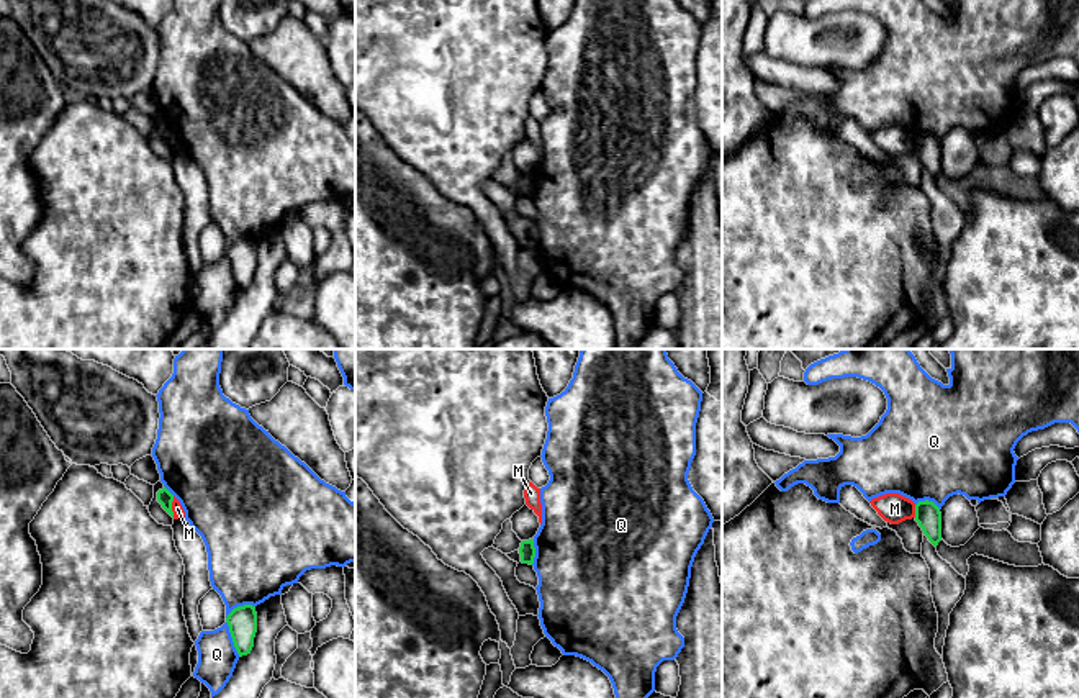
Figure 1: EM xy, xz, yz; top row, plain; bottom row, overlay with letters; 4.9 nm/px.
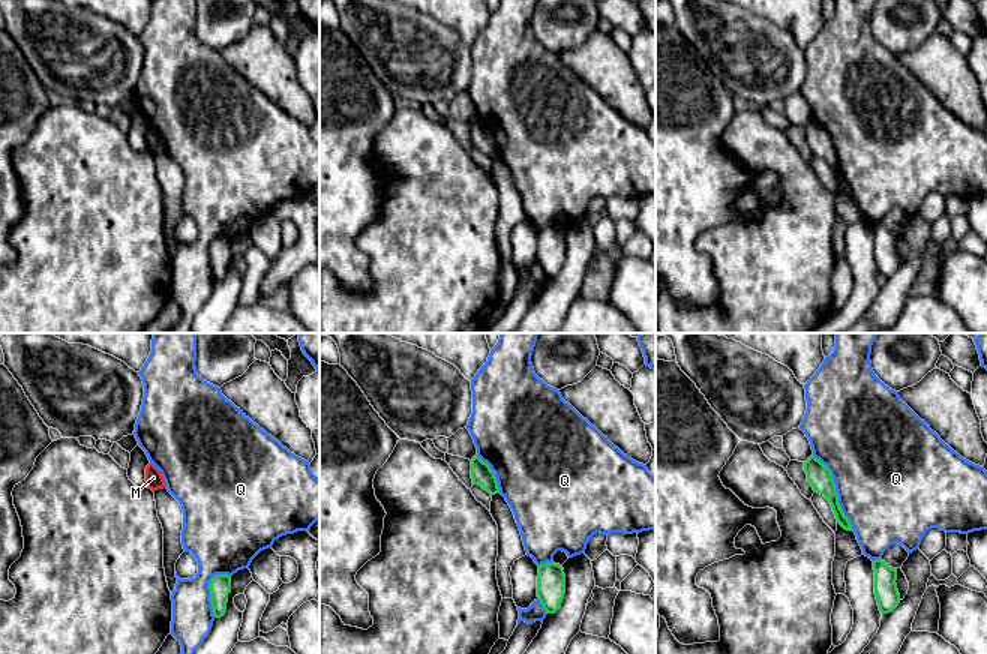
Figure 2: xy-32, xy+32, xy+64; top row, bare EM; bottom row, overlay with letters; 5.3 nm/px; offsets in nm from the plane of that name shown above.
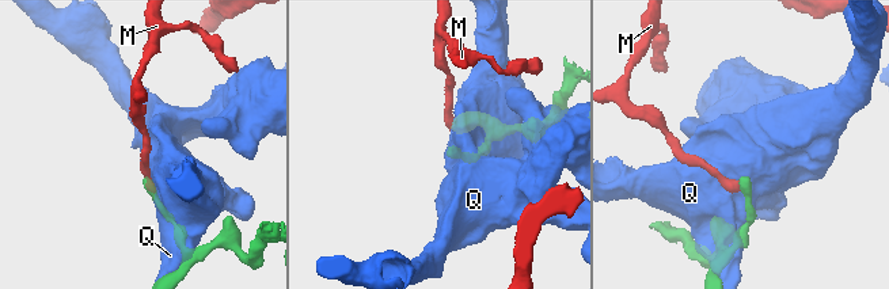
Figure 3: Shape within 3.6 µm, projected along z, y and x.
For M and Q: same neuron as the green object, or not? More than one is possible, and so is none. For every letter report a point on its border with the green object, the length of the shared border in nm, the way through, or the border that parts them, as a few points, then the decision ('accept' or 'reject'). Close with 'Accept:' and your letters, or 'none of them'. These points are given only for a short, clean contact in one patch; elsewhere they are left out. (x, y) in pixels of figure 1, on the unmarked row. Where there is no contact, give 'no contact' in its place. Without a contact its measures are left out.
M: contact xy (171, 140); length 100 nm; border xy (174, 130), (172, 149); reject
Q: contact xy (233, 272); length 190 nm; reject
Accept: none of them

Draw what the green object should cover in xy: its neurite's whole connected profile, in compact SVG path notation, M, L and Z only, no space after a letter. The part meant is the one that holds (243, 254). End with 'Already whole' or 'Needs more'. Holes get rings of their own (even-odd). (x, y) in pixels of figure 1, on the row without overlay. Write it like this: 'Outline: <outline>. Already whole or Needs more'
Outline: M244 238L234 241L228 247L226 256L229 259L229 265L239 290L251 287L257 265L255 239Z. Already whole

